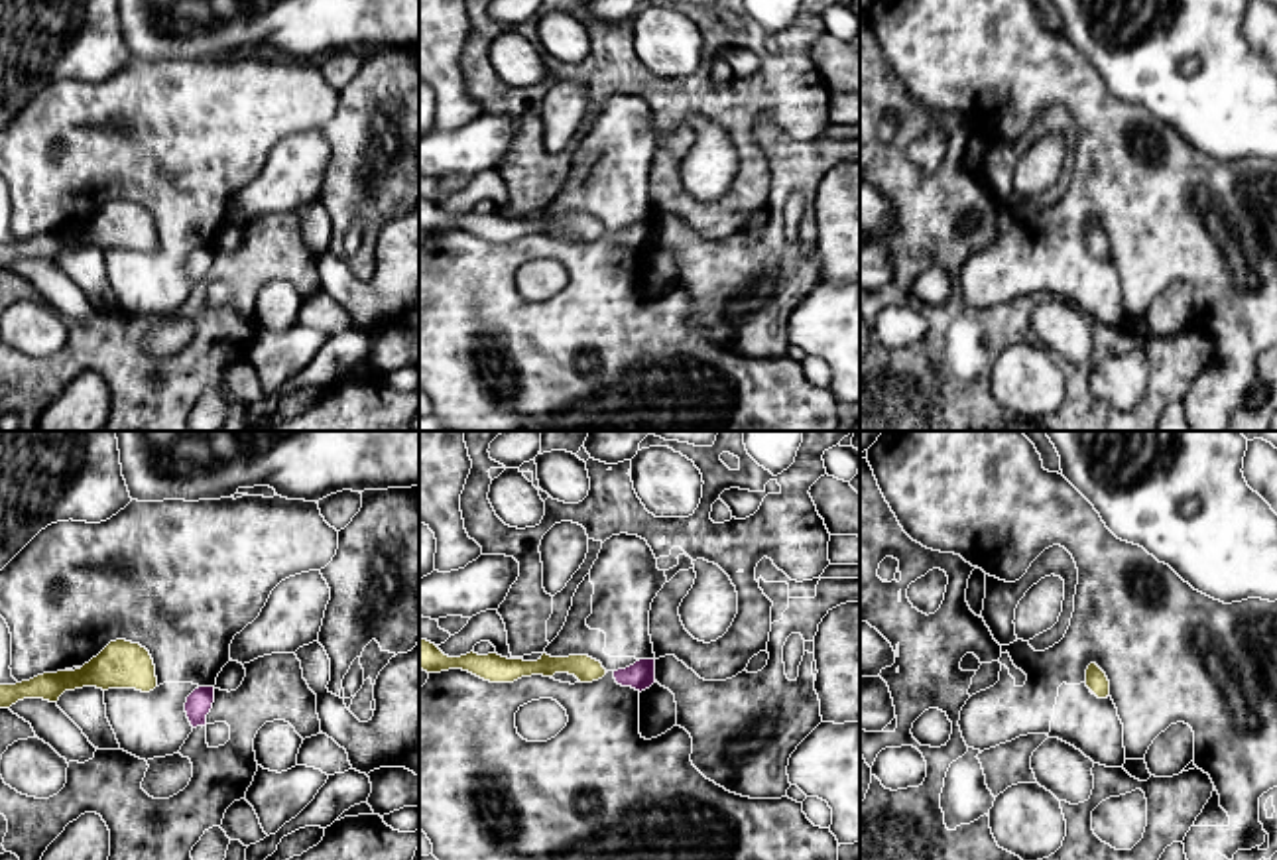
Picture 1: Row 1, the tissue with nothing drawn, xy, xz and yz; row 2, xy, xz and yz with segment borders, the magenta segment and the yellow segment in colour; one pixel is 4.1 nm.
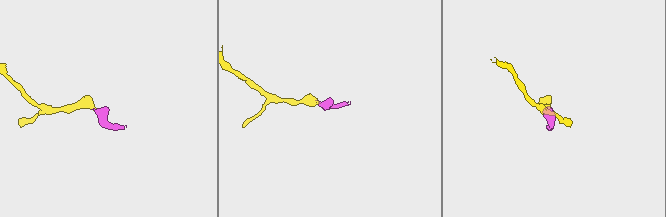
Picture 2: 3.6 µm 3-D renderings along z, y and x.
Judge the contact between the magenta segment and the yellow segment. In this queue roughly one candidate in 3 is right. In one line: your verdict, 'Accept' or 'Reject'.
Accept

